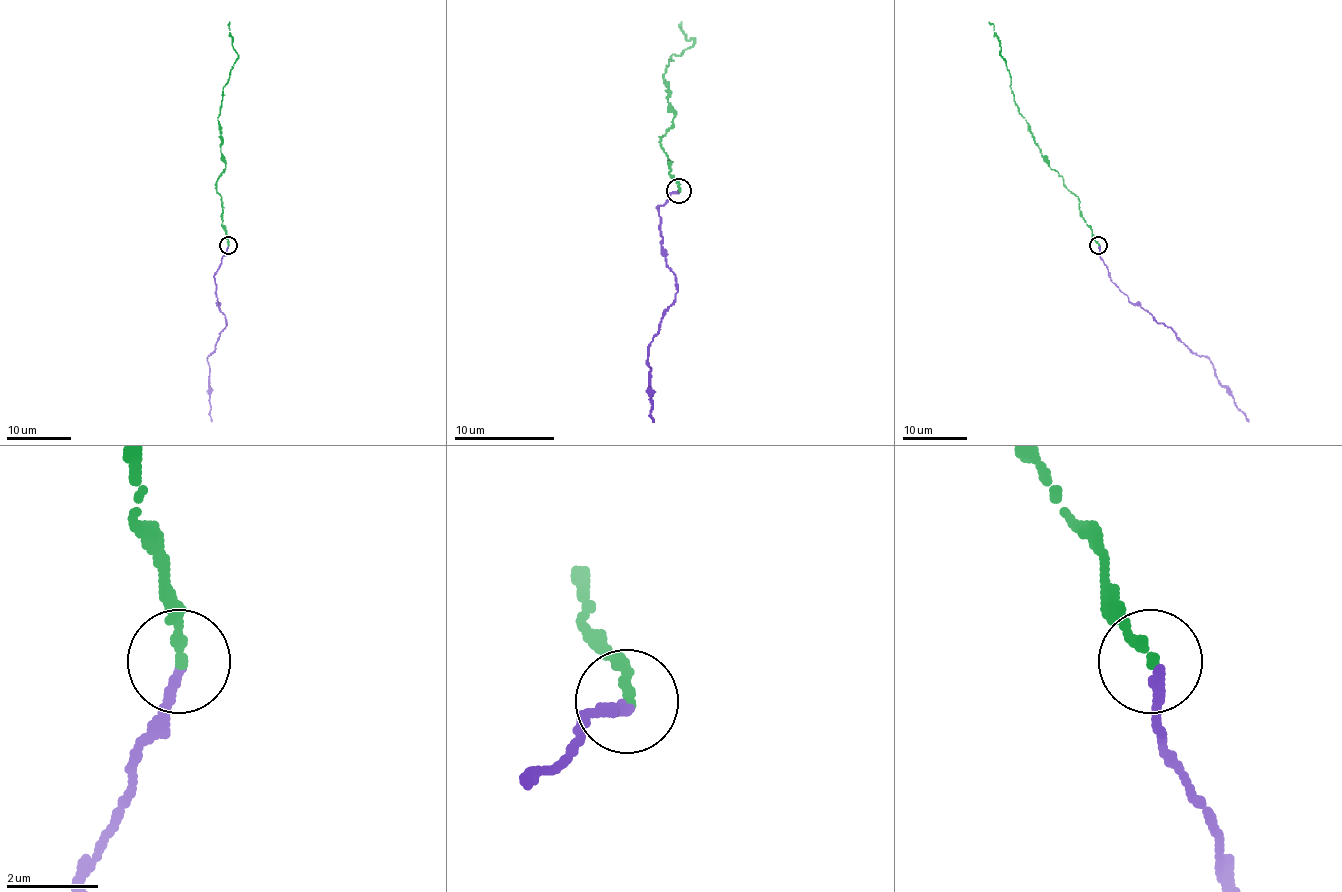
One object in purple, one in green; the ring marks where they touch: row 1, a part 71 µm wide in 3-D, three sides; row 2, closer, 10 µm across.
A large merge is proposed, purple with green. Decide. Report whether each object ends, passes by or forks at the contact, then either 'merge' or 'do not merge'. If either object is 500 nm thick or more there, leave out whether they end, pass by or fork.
purple ends; green ends; merge

